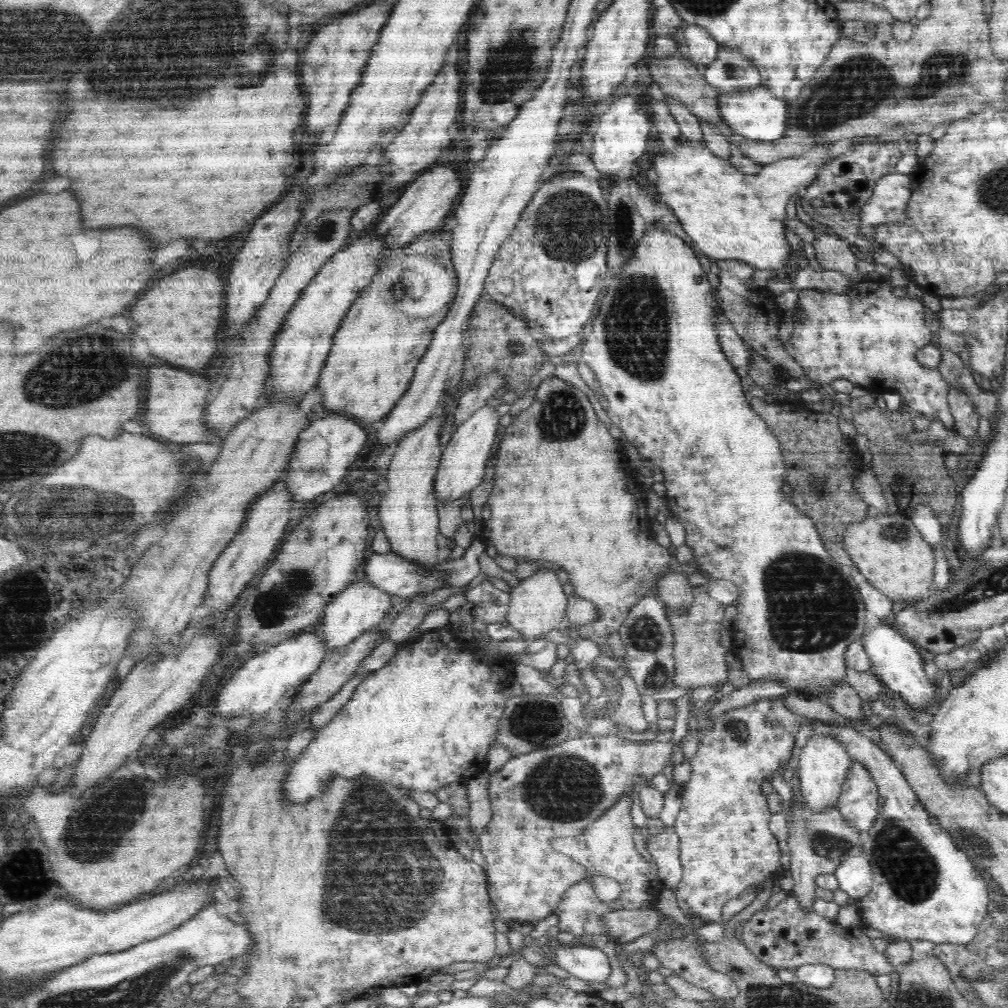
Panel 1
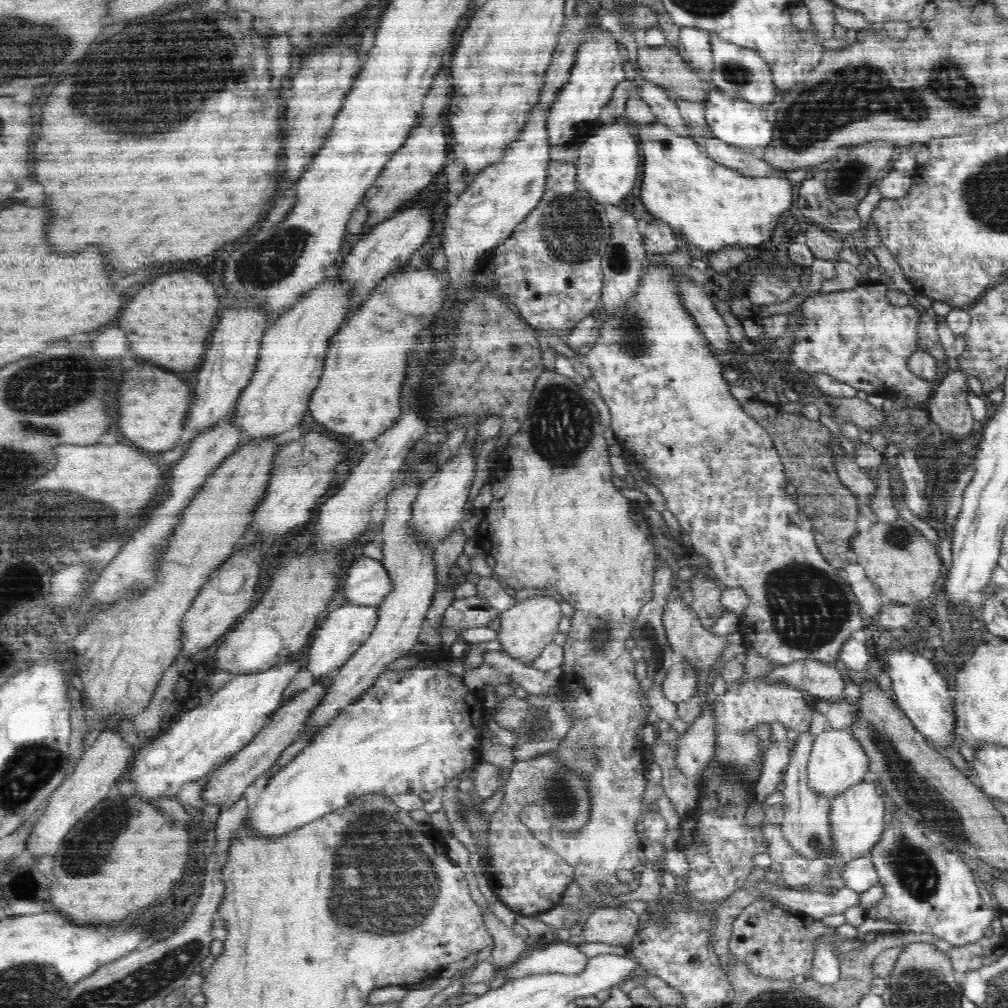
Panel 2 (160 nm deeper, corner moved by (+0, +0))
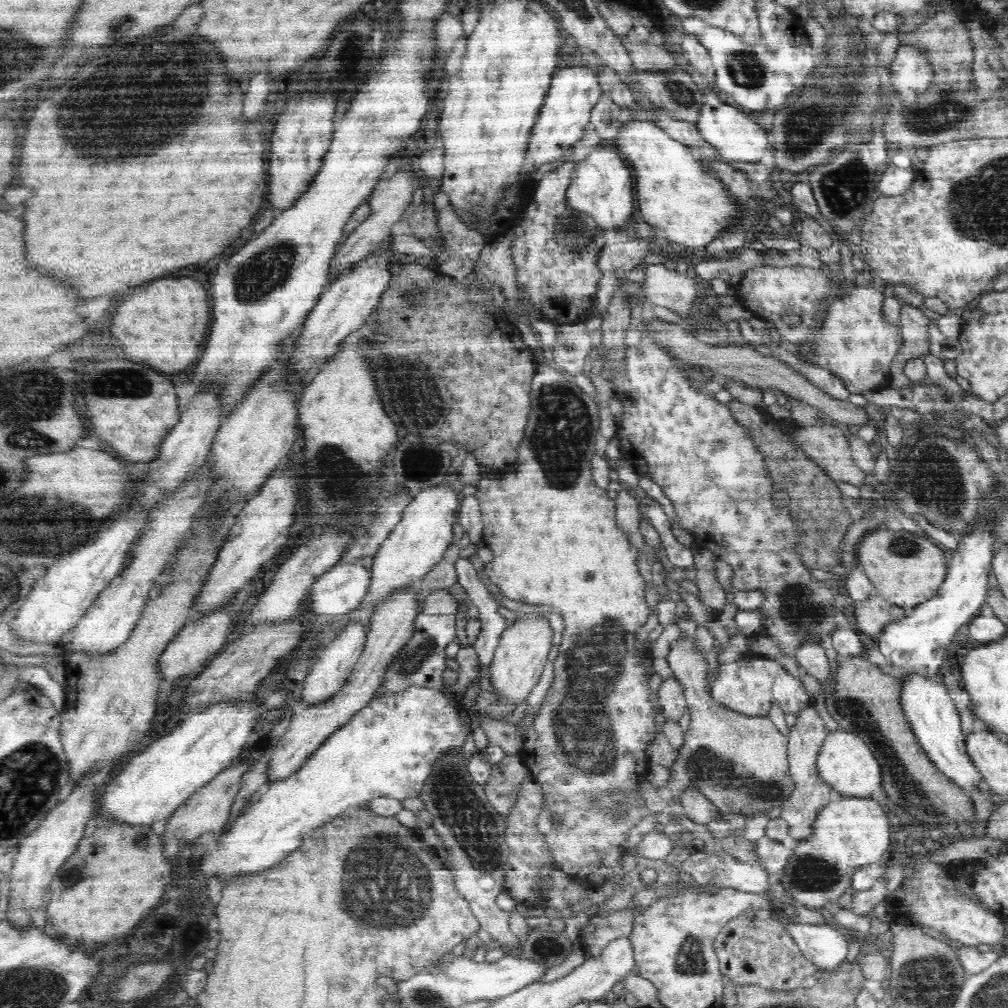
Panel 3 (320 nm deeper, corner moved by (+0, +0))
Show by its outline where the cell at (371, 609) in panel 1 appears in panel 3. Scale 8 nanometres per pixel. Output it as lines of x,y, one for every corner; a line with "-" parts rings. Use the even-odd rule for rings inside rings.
350,623
340,635
334,636
332,640
329,640
324,647
318,650
315,657
312,658
301,693
301,699
304,700
307,708
316,706
320,702
326,702
328,698
332,698
332,694
336,694
344,686
348,676
352,674
354,664
358,662
358,658
363,652
367,641
367,630
368,628
364,627
364,624

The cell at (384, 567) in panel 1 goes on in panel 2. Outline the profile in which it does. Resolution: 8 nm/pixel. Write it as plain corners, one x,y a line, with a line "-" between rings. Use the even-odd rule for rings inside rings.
362,555
348,568
341,586
346,602
377,606
394,589
394,582
382,562

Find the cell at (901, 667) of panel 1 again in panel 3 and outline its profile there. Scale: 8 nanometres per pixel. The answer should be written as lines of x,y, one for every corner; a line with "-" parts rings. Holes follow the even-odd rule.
912,674
902,678
900,690
900,706
904,716
908,719
910,728
916,733
924,752
940,770
940,773
948,776
958,786
974,790
974,788
985,788
984,778
976,769
976,765
970,758
965,747
965,736
961,729
961,718
956,705
948,689
927,675

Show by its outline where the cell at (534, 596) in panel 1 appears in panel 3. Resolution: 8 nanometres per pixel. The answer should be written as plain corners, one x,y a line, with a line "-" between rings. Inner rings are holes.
528,613
524,620
516,622
503,632
489,664
489,680
499,700
511,704
514,708
525,702
528,694
540,682
553,636
550,624
546,624
546,620
536,618
536,613

